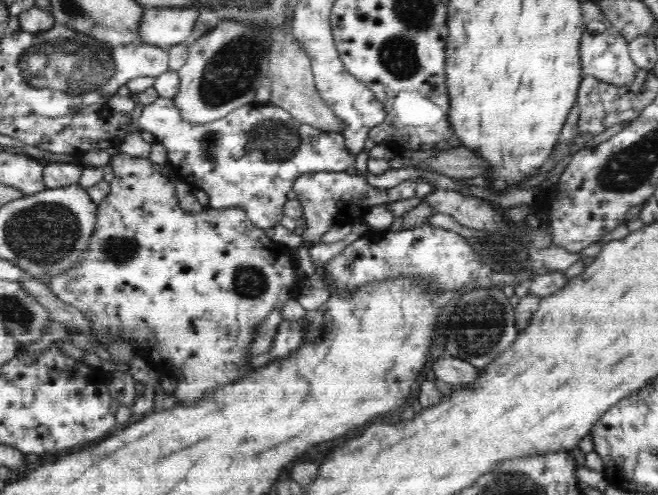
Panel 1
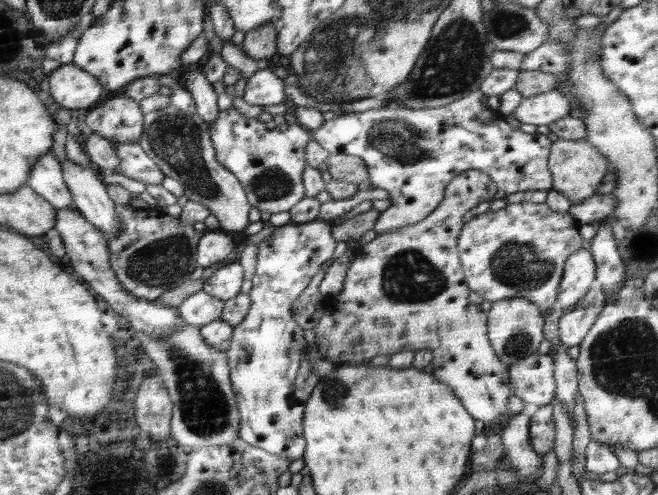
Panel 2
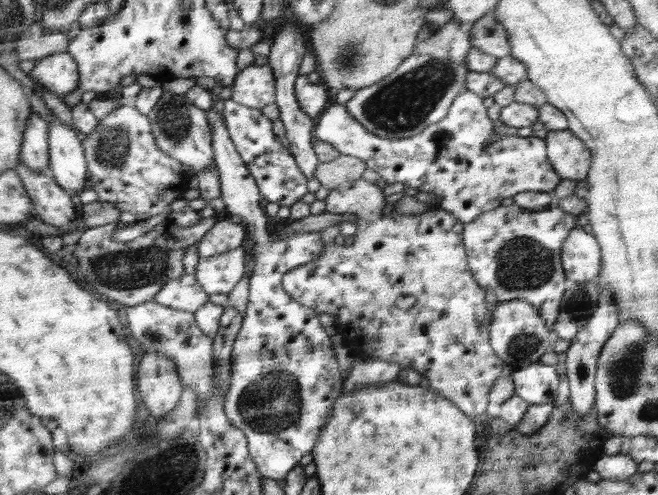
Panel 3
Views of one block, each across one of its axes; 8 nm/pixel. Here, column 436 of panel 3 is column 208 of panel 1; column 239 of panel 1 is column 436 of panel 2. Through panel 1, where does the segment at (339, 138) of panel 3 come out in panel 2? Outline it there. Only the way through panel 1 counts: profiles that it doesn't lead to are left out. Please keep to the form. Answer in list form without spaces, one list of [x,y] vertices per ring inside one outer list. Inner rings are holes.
[[[478,89],[464,95],[461,99],[438,108],[412,110],[406,106],[386,105],[380,109],[364,112],[343,112],[338,117],[325,121],[312,133],[312,139],[318,142],[331,155],[348,154],[360,156],[368,165],[369,178],[373,186],[387,190],[391,205],[378,215],[373,229],[377,233],[396,231],[425,219],[440,206],[445,198],[446,187],[461,172],[479,170],[485,172],[497,184],[497,192],[490,201],[466,212],[465,222],[486,214],[493,199],[507,197],[514,192],[525,190],[552,189],[553,175],[549,169],[549,154],[552,142],[544,134],[525,134],[519,128],[512,128],[508,122],[496,118],[498,110],[482,106],[484,93]]]

